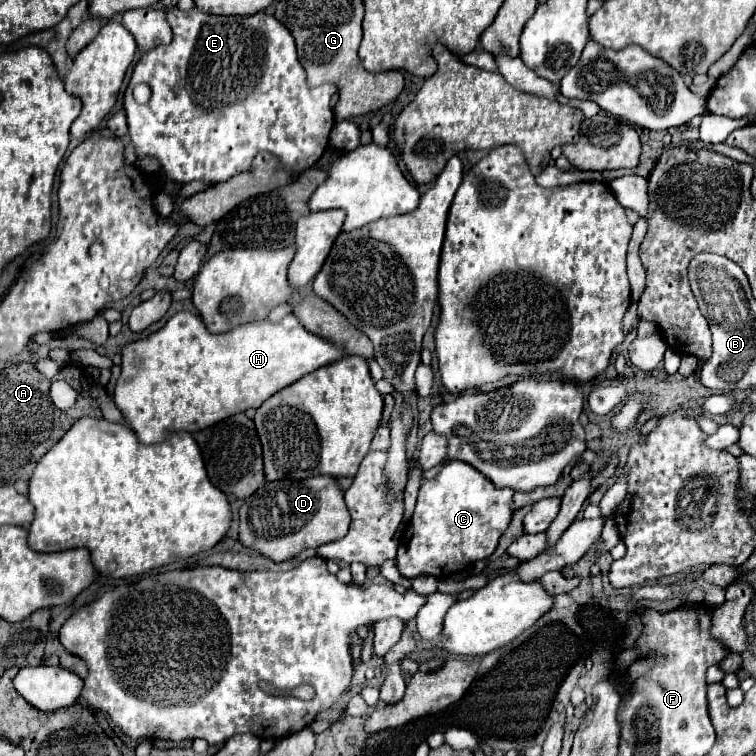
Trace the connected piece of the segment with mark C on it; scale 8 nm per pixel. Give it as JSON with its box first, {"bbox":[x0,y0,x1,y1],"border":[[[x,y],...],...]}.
{"bbox":[395,460,513,580],"border":[[[447,460],[433,480],[421,484],[415,514],[399,540],[395,556],[399,574],[409,580],[419,574],[451,578],[465,572],[473,562],[491,556],[511,522],[513,494],[511,488],[493,486],[471,464]]]}

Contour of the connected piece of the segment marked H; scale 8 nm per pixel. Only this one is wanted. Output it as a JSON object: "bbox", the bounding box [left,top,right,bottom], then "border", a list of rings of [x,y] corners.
{"bbox":[115,310,345,444],"border":[[[181,310],[171,316],[161,330],[121,348],[121,376],[115,386],[115,404],[137,434],[139,442],[157,444],[175,430],[199,432],[201,428],[213,426],[237,412],[259,408],[275,392],[343,356],[345,352],[341,348],[337,350],[331,342],[305,330],[295,316],[287,316],[279,324],[269,320],[251,322],[223,334],[211,334],[197,314]]]}

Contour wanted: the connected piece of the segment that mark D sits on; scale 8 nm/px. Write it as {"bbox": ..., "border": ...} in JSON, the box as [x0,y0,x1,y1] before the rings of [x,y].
{"bbox":[239,476,351,562],"border":[[[315,476],[301,482],[265,482],[241,506],[239,518],[241,544],[261,552],[263,556],[269,556],[275,562],[289,560],[305,548],[319,548],[325,542],[343,538],[351,522],[339,482],[331,476]]]}

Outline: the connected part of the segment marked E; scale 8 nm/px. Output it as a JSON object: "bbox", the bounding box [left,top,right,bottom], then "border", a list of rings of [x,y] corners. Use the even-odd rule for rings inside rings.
{"bbox":[125,8,337,184],"border":[[[171,8],[167,10],[167,22],[173,30],[173,42],[145,52],[125,90],[129,136],[137,146],[139,158],[155,156],[163,172],[175,182],[187,184],[191,180],[203,180],[217,184],[249,170],[259,150],[271,150],[285,168],[297,172],[305,172],[323,156],[329,146],[329,132],[335,124],[331,96],[337,92],[337,86],[307,86],[295,40],[275,16],[265,12],[253,16],[215,16],[199,8],[191,12]],[[139,82],[151,88],[151,100],[147,104],[137,104],[133,98],[133,86]]]}

